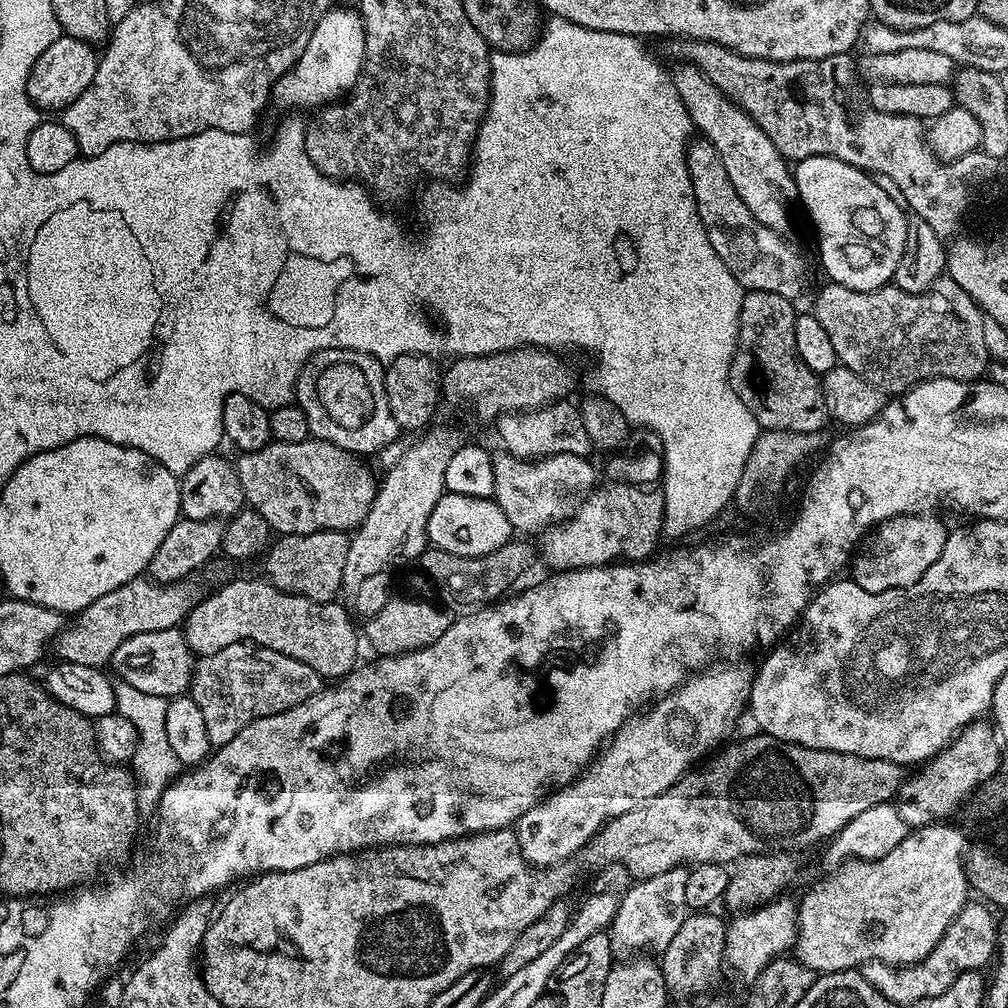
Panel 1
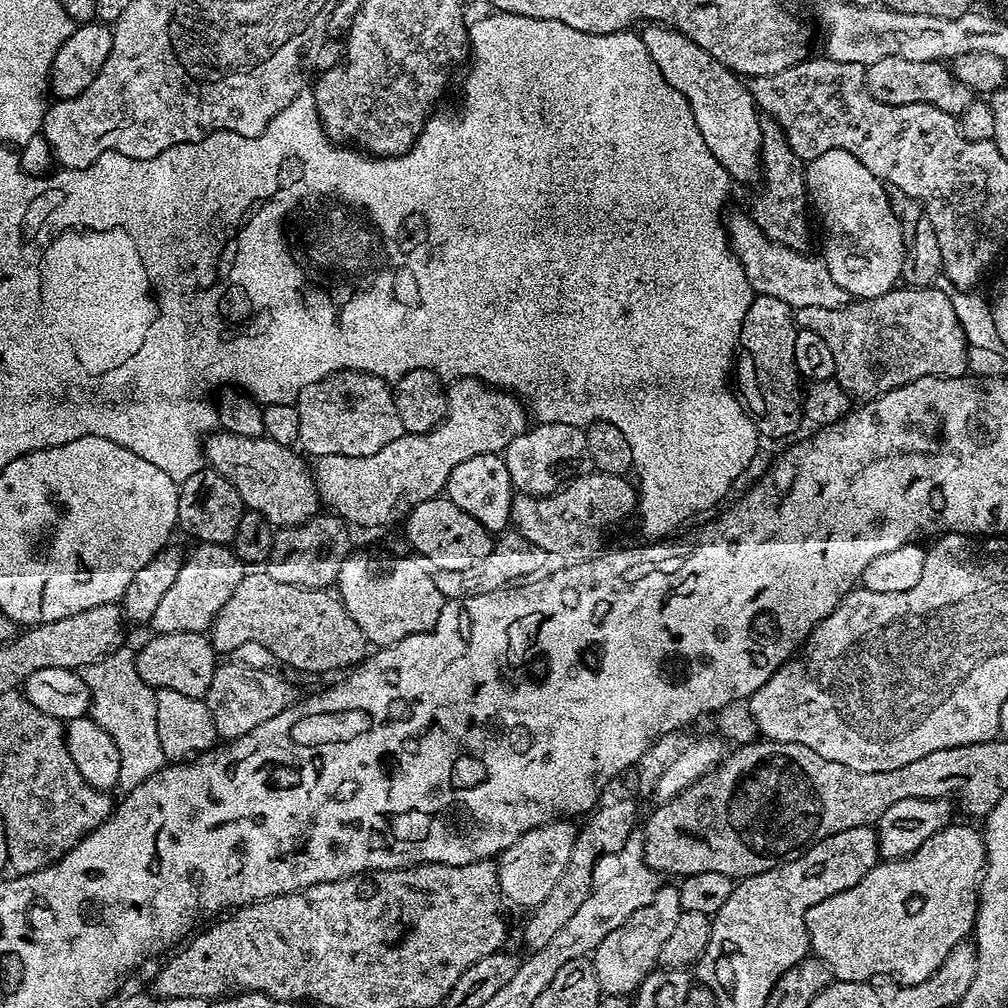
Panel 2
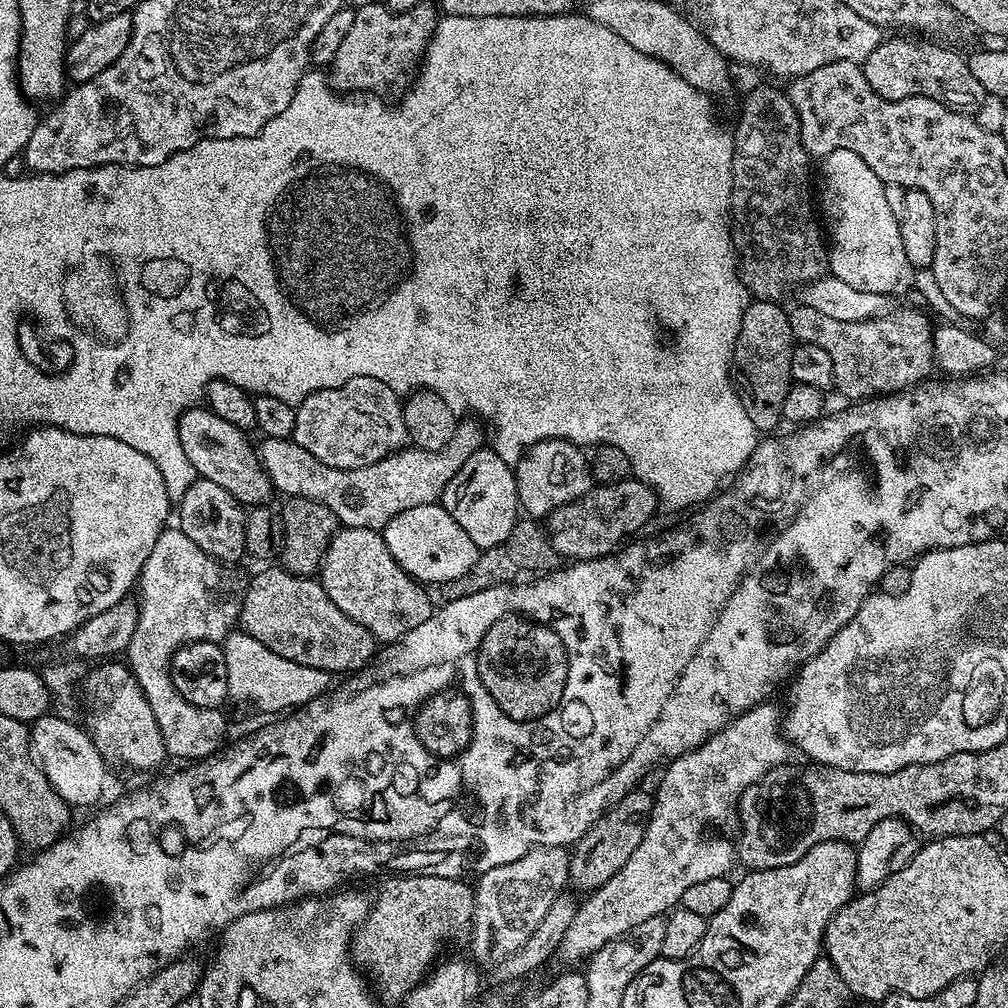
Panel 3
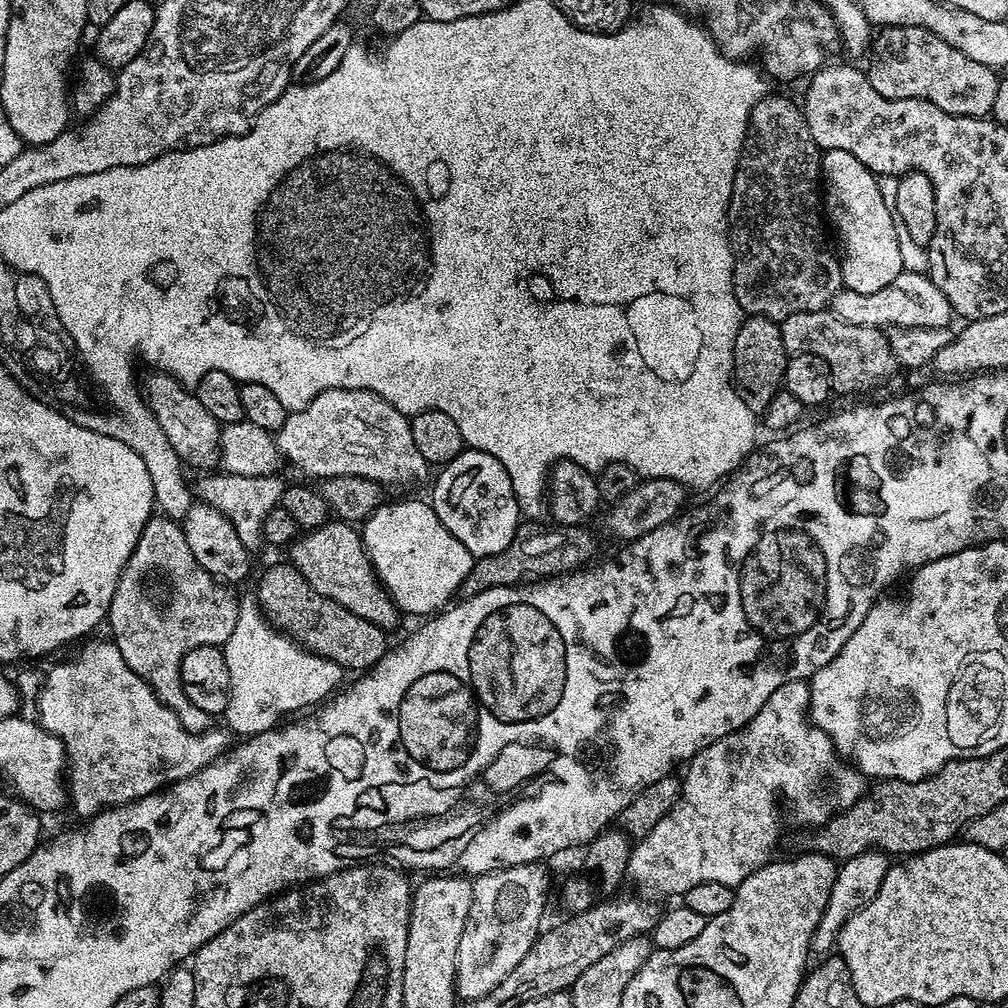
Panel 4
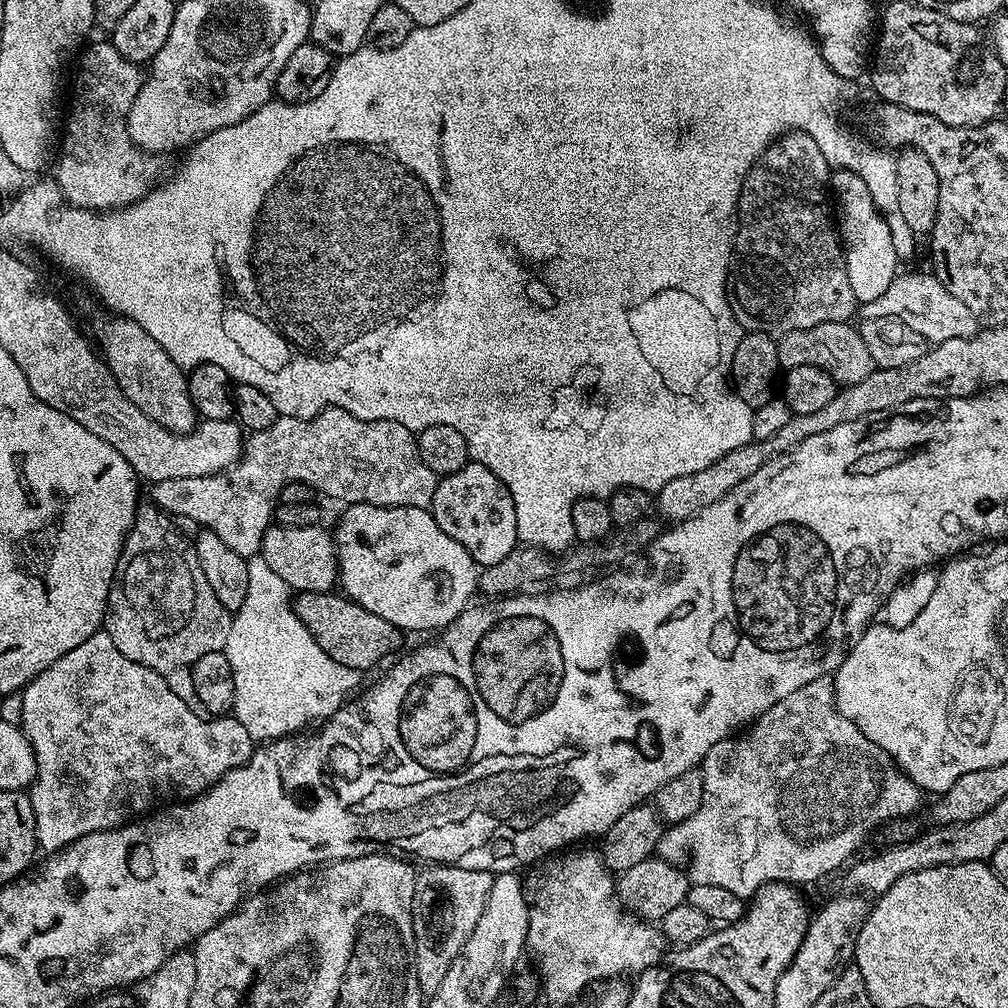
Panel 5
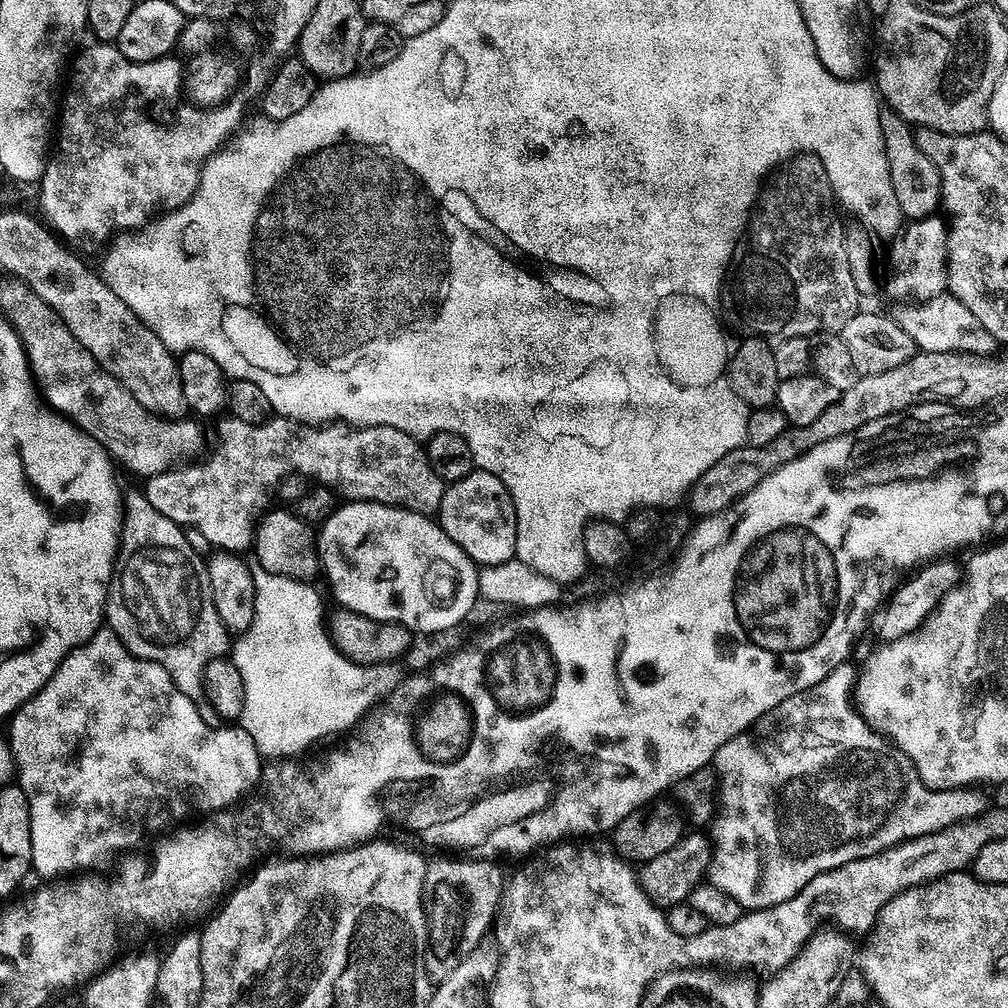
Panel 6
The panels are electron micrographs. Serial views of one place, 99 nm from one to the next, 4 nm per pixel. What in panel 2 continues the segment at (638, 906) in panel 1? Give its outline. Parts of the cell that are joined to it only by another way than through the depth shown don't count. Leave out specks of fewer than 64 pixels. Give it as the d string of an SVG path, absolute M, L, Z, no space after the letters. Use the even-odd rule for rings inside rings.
M662 886L645 908L638 909L625 924L618 926L618 930L610 930L610 934L602 938L596 951L591 953L590 959L604 996L628 998L635 993L645 976L657 967L662 945L674 931L681 911L679 887Z

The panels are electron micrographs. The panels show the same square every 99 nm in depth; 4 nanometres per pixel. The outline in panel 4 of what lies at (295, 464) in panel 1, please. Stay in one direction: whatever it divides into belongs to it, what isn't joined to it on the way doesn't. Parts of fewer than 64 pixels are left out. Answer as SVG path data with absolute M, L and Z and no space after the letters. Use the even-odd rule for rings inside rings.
M156 370L151 374L153 376L145 380L143 377L142 395L158 426L162 426L162 434L166 434L170 446L174 446L185 465L204 468L200 470L215 469L220 454L220 423L204 409L202 402L198 402L195 391L189 390L167 372Z

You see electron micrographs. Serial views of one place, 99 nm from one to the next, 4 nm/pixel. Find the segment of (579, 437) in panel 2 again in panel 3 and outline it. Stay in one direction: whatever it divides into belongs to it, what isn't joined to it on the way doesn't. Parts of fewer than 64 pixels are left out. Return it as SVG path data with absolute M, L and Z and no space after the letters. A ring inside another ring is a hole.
M543 440L530 446L514 466L520 507L529 517L547 518L554 510L580 500L594 486L585 449L569 440Z

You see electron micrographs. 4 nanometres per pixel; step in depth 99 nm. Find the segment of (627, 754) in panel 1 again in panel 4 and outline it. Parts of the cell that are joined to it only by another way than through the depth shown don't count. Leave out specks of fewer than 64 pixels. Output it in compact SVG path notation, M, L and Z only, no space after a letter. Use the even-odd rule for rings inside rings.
M543 863L519 864L488 872L472 880L472 901L466 926L462 930L462 942L458 942L456 955L456 994L461 1001L482 998L526 958L526 950L535 942L542 931L540 919L544 916L544 903L548 900L548 872Z

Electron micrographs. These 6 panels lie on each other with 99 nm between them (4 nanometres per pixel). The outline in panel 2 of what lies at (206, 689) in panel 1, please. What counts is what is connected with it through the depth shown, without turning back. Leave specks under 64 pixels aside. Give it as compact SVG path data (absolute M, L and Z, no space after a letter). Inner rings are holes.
M239 662L231 663L221 663L217 667L214 682L210 684L210 690L207 694L207 699L213 705L228 700L224 704L224 712L217 705L212 708L217 737L223 738L225 741L236 740L242 734L250 734L250 730L254 730L254 726L262 726L262 722L270 722L270 718L274 718L274 714L282 714L282 710L286 710L291 704L295 704L298 699L295 686L286 677L279 676L276 670L252 668L249 664ZM248 680L252 680L252 689L248 692L249 709L239 708L232 700L243 698L244 687L247 686Z

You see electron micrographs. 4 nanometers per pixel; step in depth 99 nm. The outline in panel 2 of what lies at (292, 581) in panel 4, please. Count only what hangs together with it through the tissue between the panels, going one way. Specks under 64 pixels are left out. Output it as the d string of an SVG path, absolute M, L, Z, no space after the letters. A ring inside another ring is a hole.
M266 570L249 571L242 582L238 582L238 590L234 590L230 602L226 602L214 618L210 639L220 654L235 654L238 646L258 642L272 652L273 661L280 663L281 660L296 672L348 670L366 655L362 630L358 630L358 622L350 618L339 595L323 588L303 588L290 586L290 582L278 582L278 578L270 578Z

